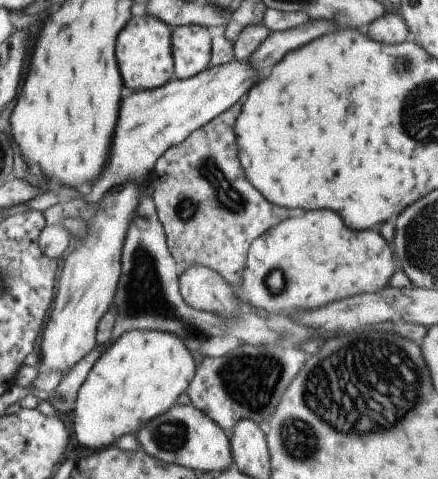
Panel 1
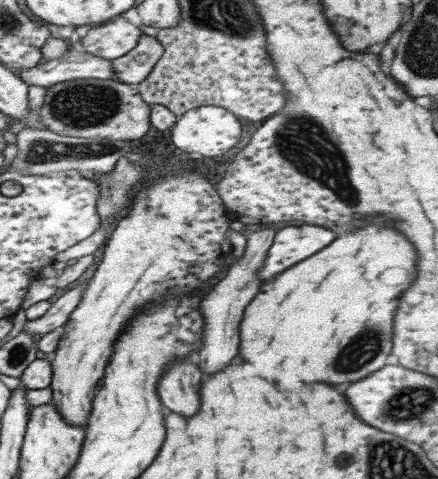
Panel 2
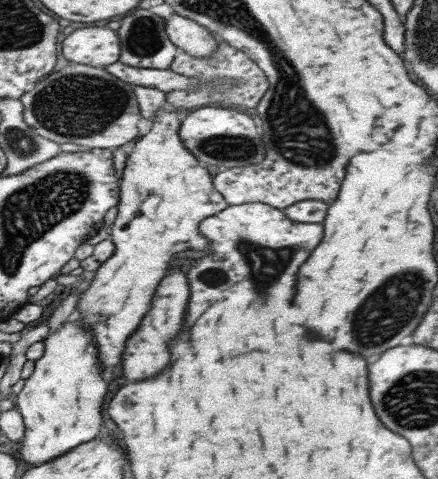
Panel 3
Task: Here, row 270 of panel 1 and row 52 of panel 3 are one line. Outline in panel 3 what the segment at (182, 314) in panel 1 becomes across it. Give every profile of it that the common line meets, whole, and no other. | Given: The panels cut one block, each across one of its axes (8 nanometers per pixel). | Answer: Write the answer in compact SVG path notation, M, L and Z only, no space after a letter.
M135 10L129 16L119 18L119 62L131 68L145 68L145 70L167 70L177 56L177 46L169 40L165 32L165 20L161 16L155 16L149 10Z

